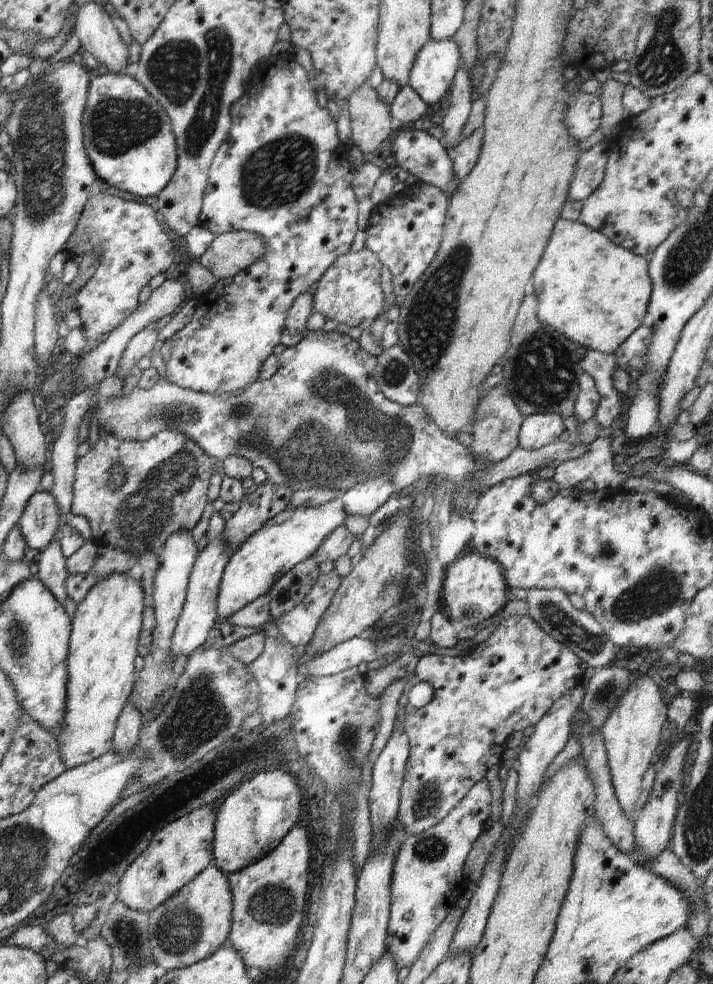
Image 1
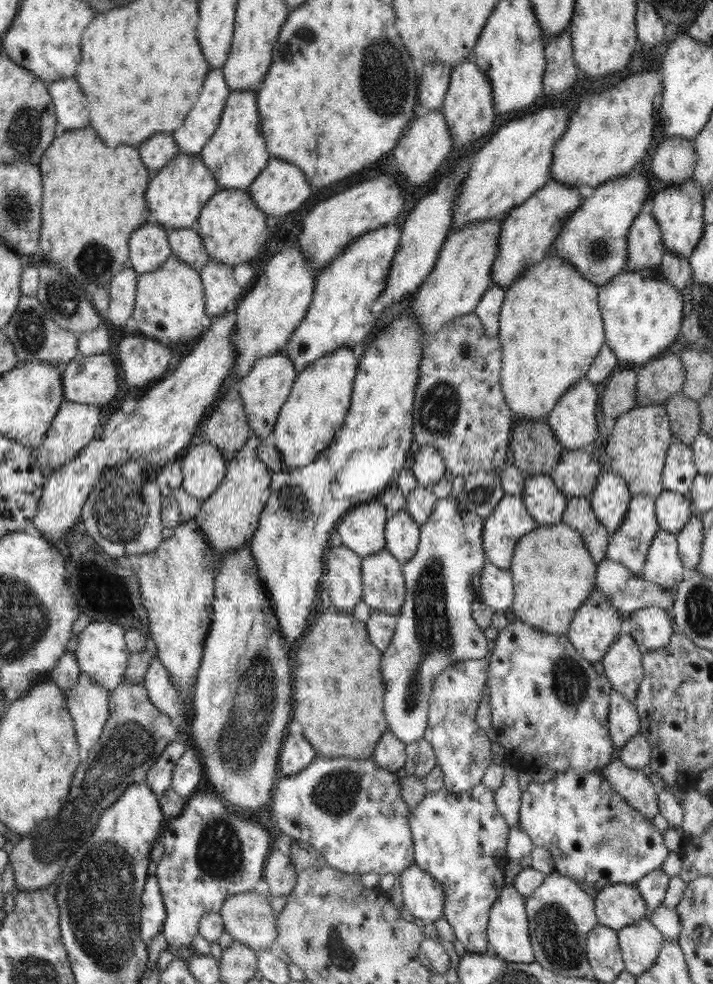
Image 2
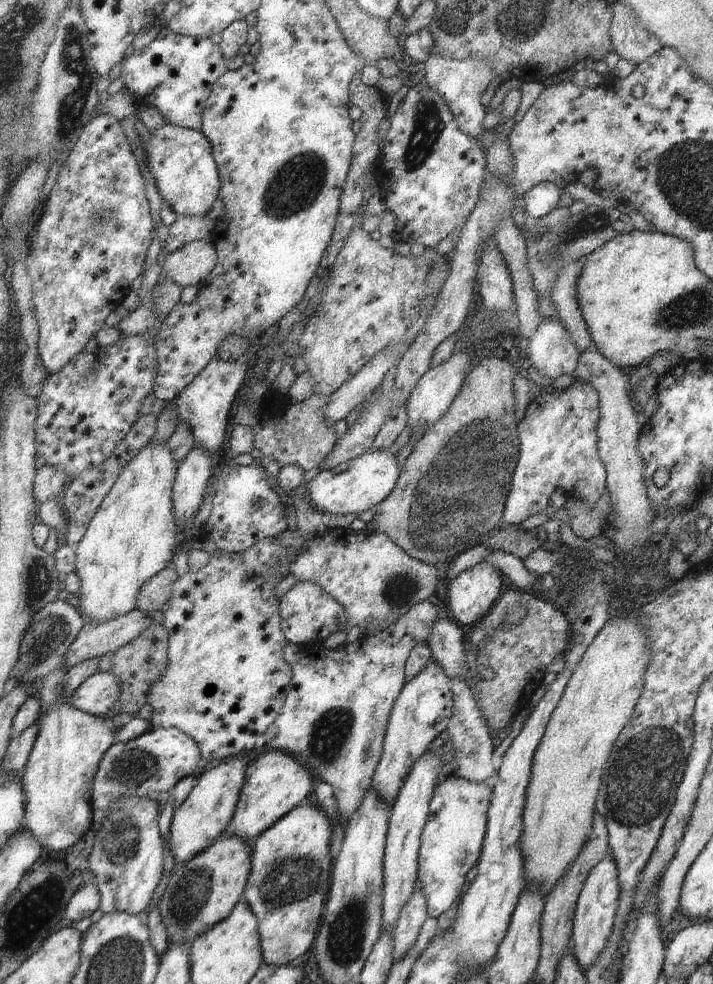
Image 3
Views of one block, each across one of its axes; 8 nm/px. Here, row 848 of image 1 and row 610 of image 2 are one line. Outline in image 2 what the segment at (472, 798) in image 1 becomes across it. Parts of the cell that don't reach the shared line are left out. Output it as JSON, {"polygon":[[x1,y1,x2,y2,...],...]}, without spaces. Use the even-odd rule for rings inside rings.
{"polygon":[[451,494,437,499,432,515,419,527,417,551,401,566,405,578,405,601,400,607,400,614,396,616,392,640,388,648,382,651,380,670,386,684,383,710,388,731,405,745,424,739,430,695,436,676,455,662,488,657,492,644,484,635,484,629,472,619,472,603,480,600,480,579,484,563,487,561,482,540,485,520,469,511,459,512,459,504,458,498]]}

